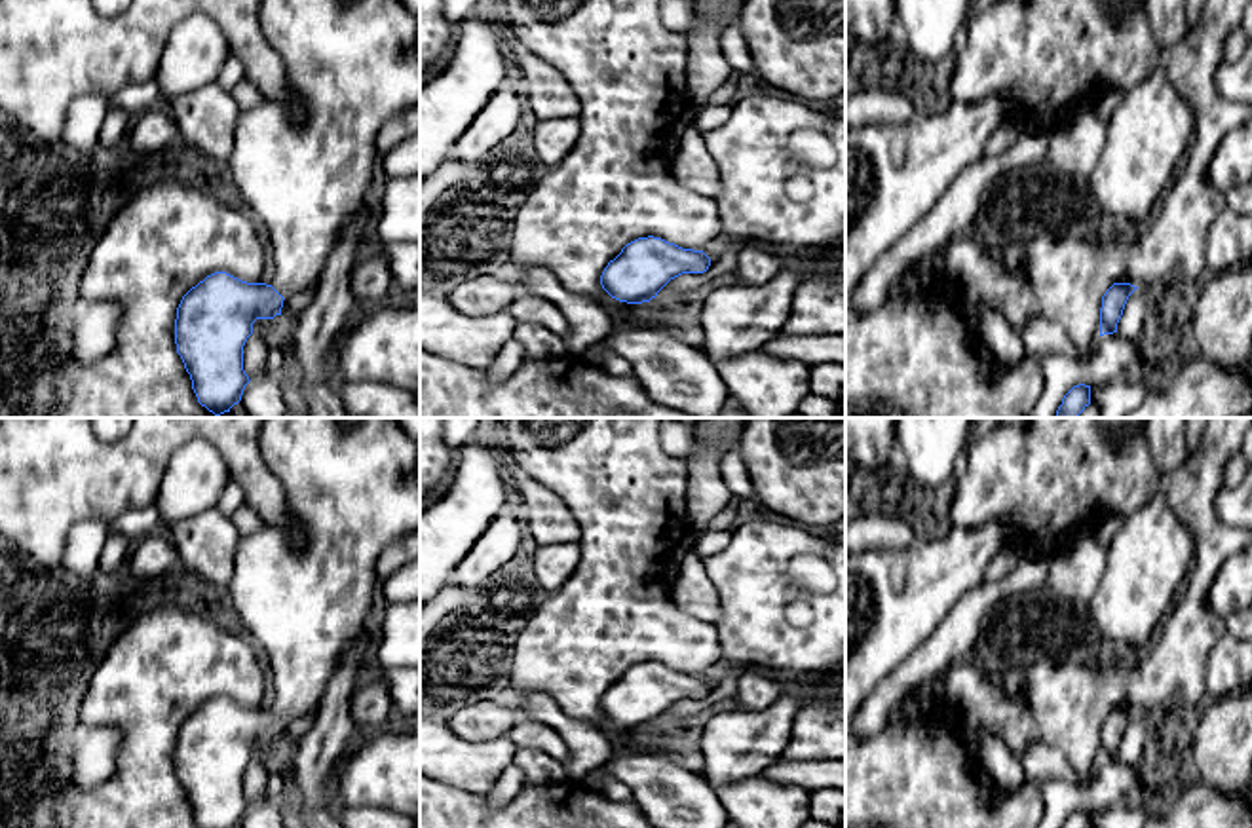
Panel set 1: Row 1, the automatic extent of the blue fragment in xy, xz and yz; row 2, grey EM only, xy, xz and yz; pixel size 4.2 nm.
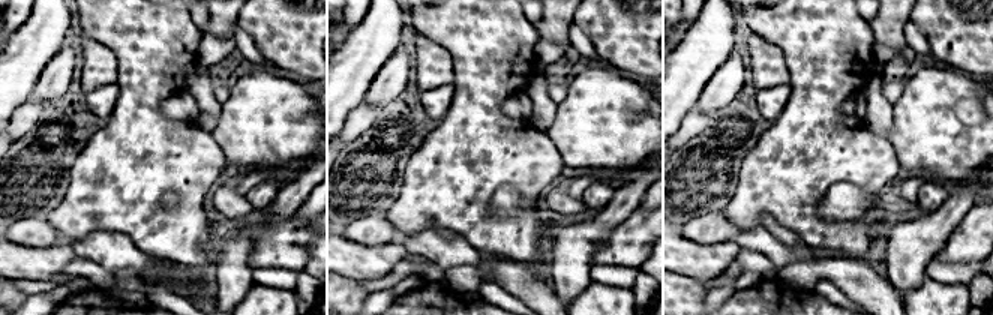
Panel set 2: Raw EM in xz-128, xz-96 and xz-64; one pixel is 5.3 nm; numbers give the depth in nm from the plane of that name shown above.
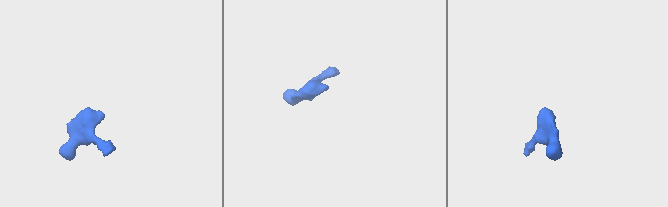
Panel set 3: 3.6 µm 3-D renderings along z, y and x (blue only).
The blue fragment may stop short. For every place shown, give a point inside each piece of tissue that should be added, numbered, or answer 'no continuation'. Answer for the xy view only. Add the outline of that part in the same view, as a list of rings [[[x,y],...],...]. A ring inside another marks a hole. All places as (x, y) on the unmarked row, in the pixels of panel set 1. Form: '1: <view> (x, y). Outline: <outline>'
1: xy (354, 489). Outline: [[[266,418],[260,425],[260,452],[272,473],[283,484],[287,509],[304,532],[304,547],[300,551],[293,547],[287,528],[266,524],[256,534],[239,539],[234,558],[234,574],[226,589],[239,619],[253,638],[253,644],[266,659],[266,667],[270,670],[268,687],[272,689],[272,712],[283,724],[289,724],[317,708],[346,648],[367,629],[367,615],[370,612],[372,593],[378,581],[376,562],[382,551],[397,537],[420,530],[420,444],[405,435],[395,418],[357,418],[353,423],[346,423],[344,418]]]

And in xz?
no continuation

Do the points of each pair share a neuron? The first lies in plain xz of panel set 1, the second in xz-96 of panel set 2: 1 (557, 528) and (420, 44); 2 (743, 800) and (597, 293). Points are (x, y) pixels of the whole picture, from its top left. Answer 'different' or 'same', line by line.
1: same
2: same

